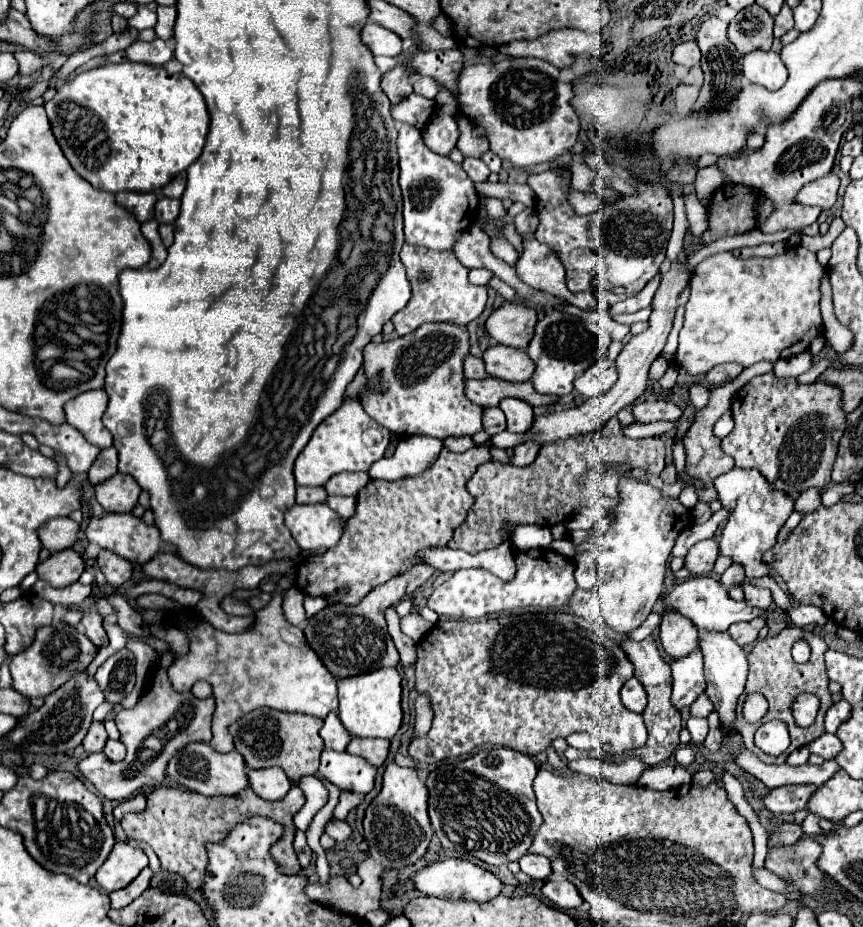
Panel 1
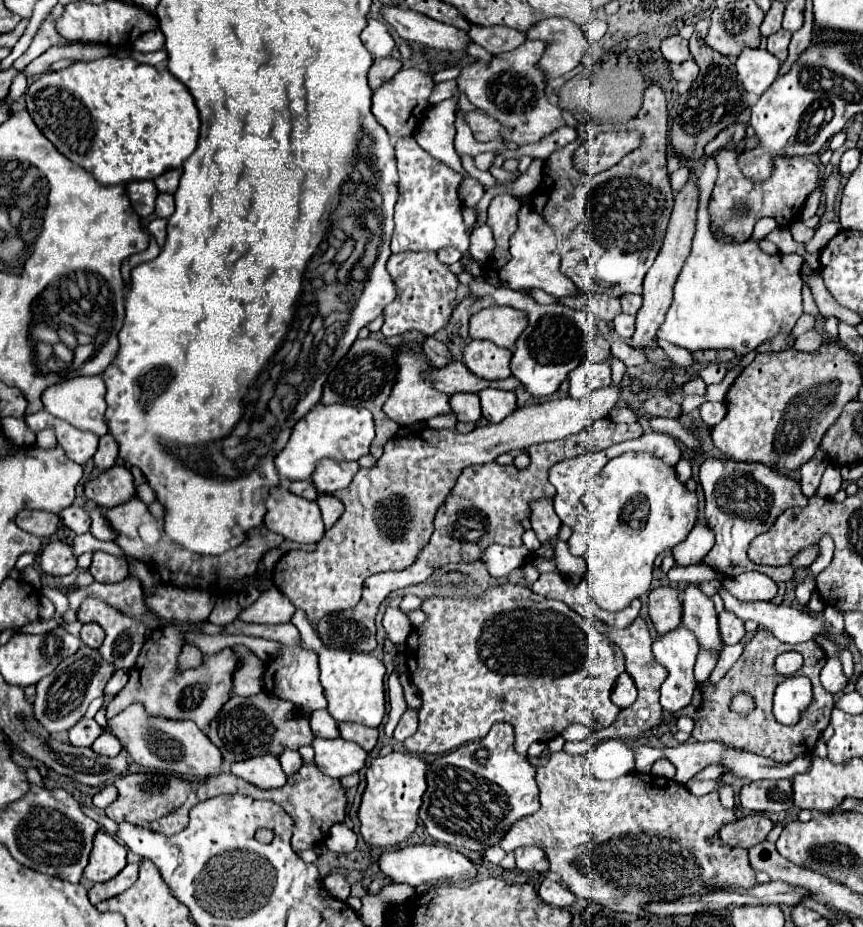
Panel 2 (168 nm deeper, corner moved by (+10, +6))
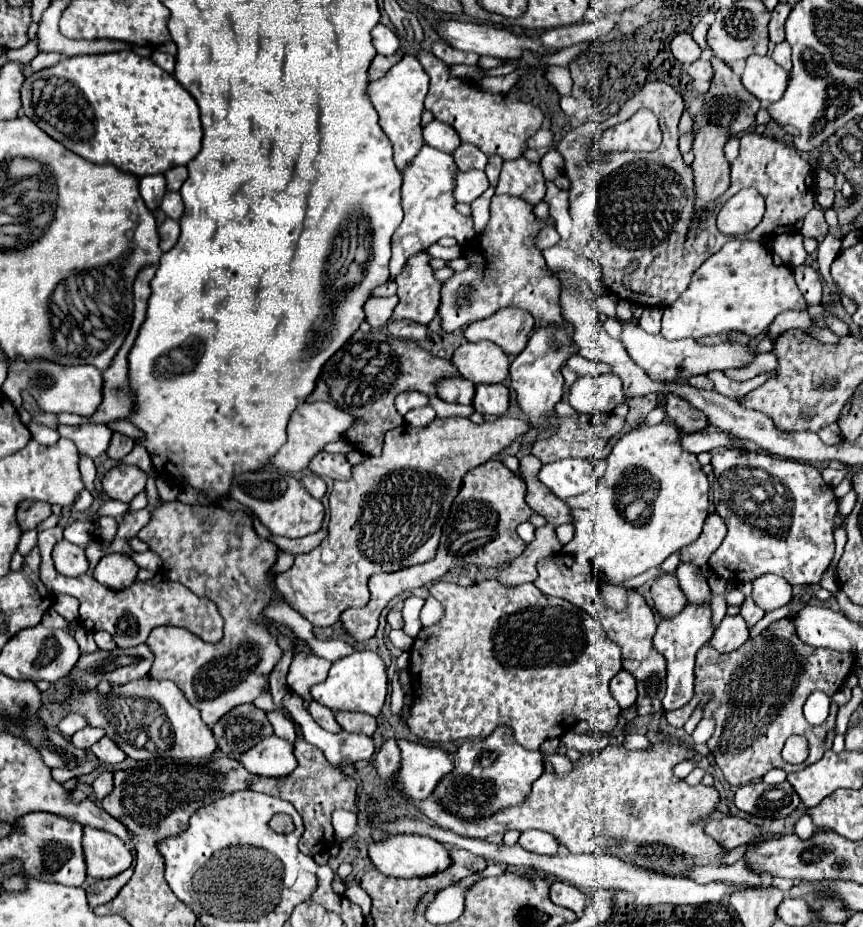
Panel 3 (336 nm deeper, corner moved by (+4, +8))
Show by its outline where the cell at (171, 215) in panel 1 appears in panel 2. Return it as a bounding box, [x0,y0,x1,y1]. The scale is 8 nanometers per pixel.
[155,194,175,218]

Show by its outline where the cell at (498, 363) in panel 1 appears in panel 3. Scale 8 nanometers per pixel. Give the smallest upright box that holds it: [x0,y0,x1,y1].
[451,342,509,384]

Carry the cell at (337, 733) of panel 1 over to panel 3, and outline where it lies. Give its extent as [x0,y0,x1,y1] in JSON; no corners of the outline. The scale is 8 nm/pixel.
[309,702,341,734]

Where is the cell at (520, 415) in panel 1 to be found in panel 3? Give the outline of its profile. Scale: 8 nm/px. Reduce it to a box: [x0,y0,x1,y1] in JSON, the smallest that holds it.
[473,384,509,416]

